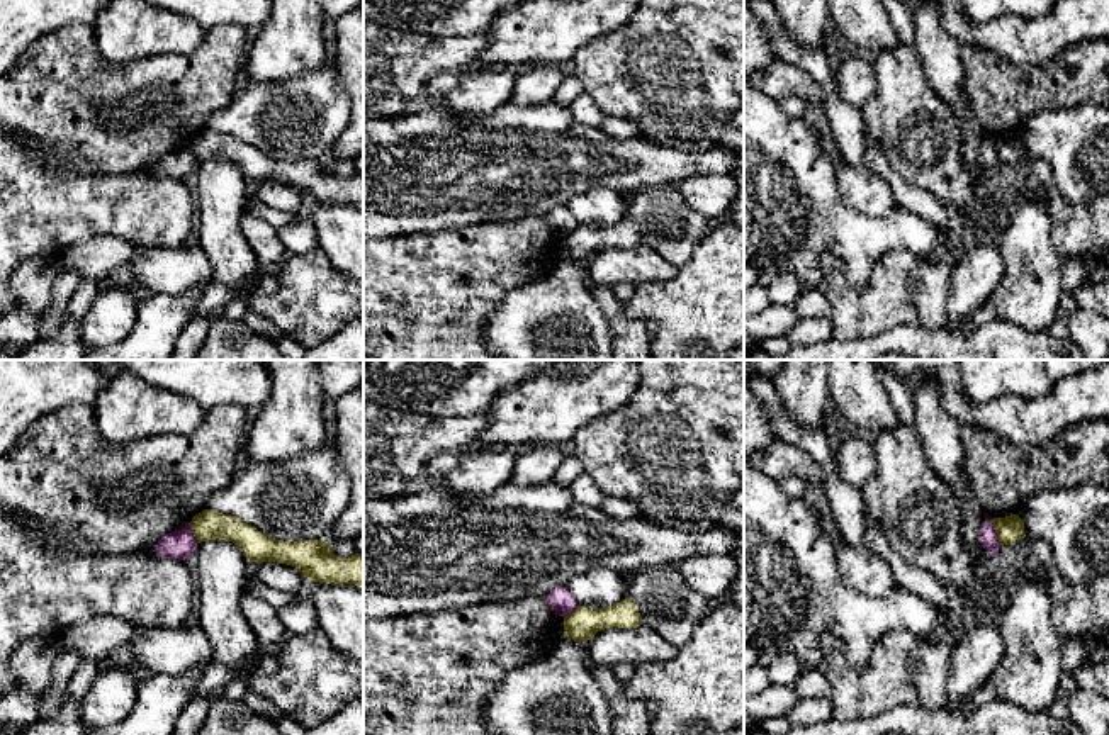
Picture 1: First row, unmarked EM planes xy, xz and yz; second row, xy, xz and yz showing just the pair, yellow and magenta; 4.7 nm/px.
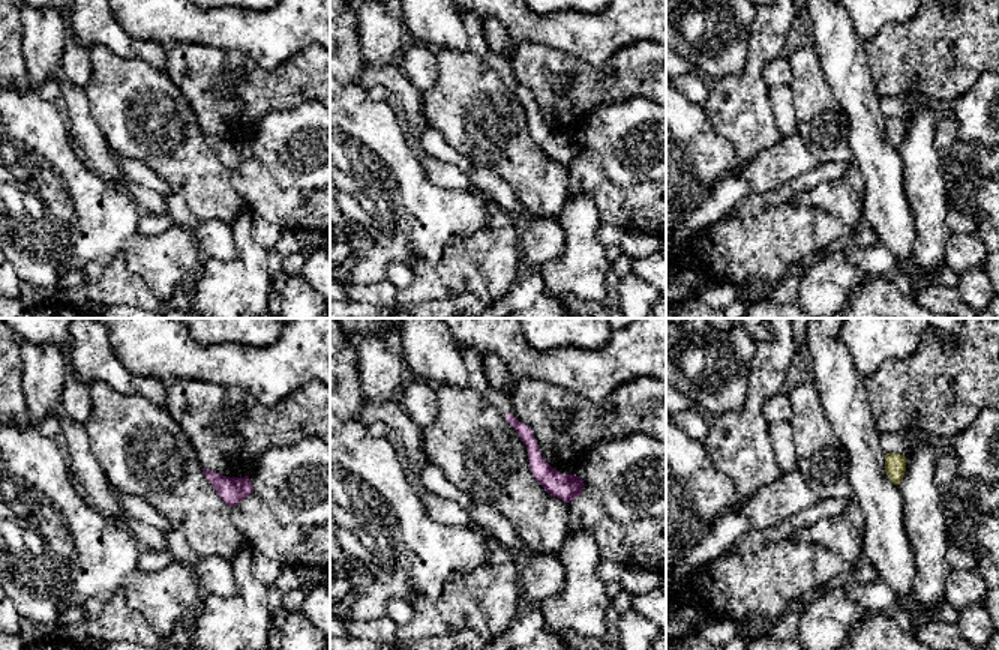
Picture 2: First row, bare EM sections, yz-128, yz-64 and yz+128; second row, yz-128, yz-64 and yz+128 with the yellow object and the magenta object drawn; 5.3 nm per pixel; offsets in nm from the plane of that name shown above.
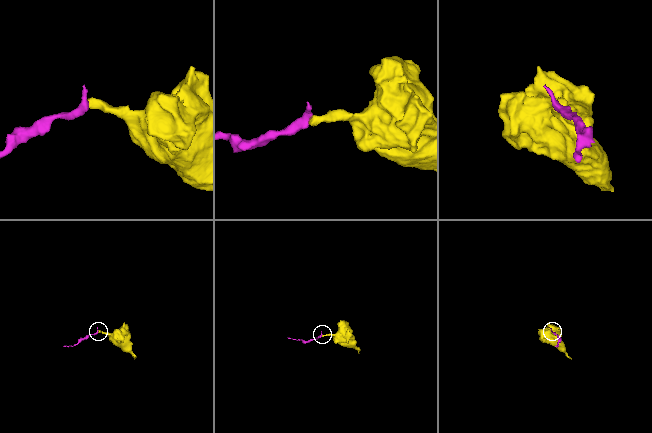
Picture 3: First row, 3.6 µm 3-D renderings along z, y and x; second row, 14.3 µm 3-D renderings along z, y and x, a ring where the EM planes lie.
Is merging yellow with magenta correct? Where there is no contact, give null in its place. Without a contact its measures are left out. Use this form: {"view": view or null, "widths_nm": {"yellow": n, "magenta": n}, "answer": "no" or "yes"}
{"view": "yz", "widths_nm": {"yellow": 130, "magenta": 90}, "answer": "no"}

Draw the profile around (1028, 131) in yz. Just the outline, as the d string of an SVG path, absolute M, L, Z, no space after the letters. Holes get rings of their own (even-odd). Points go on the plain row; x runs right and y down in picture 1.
M1090 39L1065 49L1046 70L1014 63L982 46L961 46L966 71L965 90L987 137L1017 134L1031 160L1046 161L1060 194L1068 202L1109 195L1109 41Z

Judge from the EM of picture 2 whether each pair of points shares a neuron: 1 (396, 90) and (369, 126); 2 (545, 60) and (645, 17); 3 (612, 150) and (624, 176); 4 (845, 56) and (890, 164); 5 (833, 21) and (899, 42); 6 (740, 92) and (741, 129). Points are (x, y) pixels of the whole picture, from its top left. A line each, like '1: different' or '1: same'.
1: different
2: different
3: same
4: same
5: different
6: same

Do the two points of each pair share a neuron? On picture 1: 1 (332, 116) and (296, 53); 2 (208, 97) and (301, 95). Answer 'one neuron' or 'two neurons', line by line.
1: two neurons
2: one neuron

